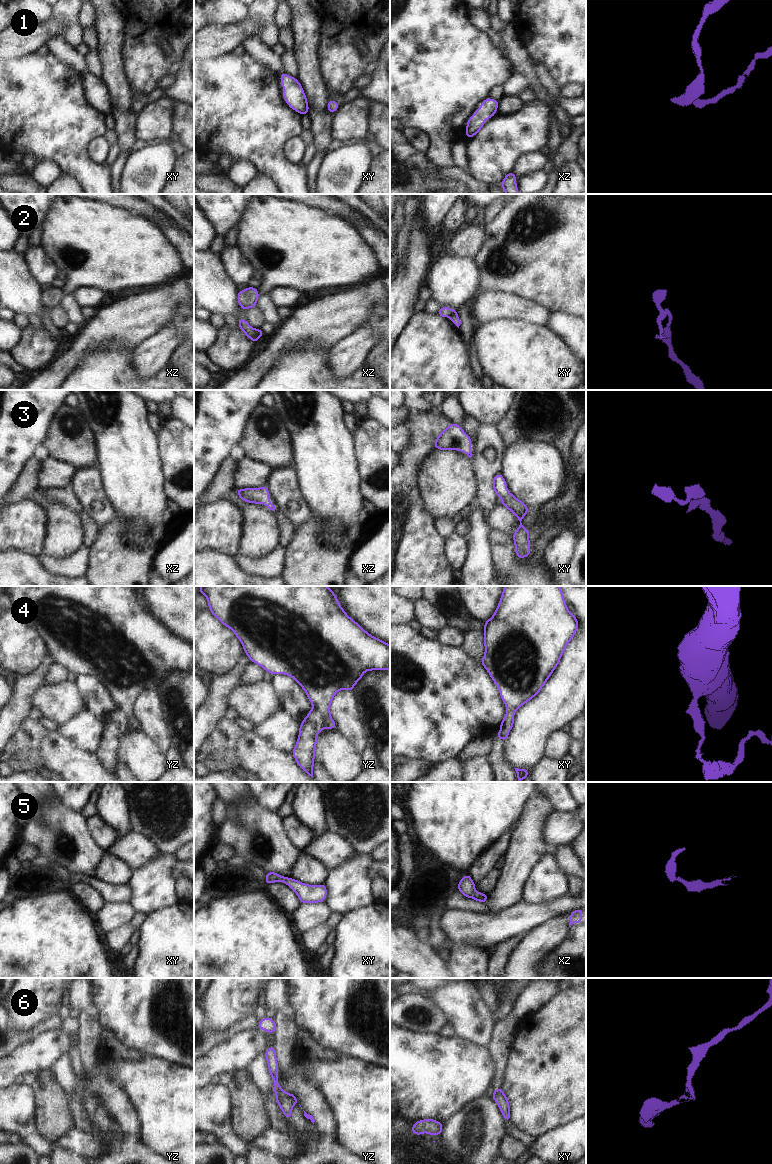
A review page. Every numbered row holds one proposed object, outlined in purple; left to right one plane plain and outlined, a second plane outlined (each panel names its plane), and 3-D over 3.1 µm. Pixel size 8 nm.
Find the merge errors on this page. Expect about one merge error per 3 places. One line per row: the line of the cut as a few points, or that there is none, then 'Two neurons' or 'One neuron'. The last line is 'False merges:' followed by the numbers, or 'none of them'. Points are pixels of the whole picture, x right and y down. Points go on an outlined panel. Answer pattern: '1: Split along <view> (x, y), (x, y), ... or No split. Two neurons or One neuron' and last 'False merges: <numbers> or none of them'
1: No split. One neuron
2: Split along xy (456, 312), (450, 317). Two neurons
3: No split. One neuron
4: No split. One neuron
5: No split. One neuron
6: Split along yz (287, 1094), (296, 1102). Two neurons
False merges: 2, 6.

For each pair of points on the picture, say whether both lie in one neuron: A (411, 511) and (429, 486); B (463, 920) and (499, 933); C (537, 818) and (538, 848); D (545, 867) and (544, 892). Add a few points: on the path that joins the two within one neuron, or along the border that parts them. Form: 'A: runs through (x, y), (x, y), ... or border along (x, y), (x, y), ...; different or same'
A: border along (417, 474), (417, 485), (423, 506), (433, 517); different
B: runs through (472, 927), (490, 929); same
C: runs through (536, 825), (536, 841); same
D: runs through (545, 873), (544, 886); same

